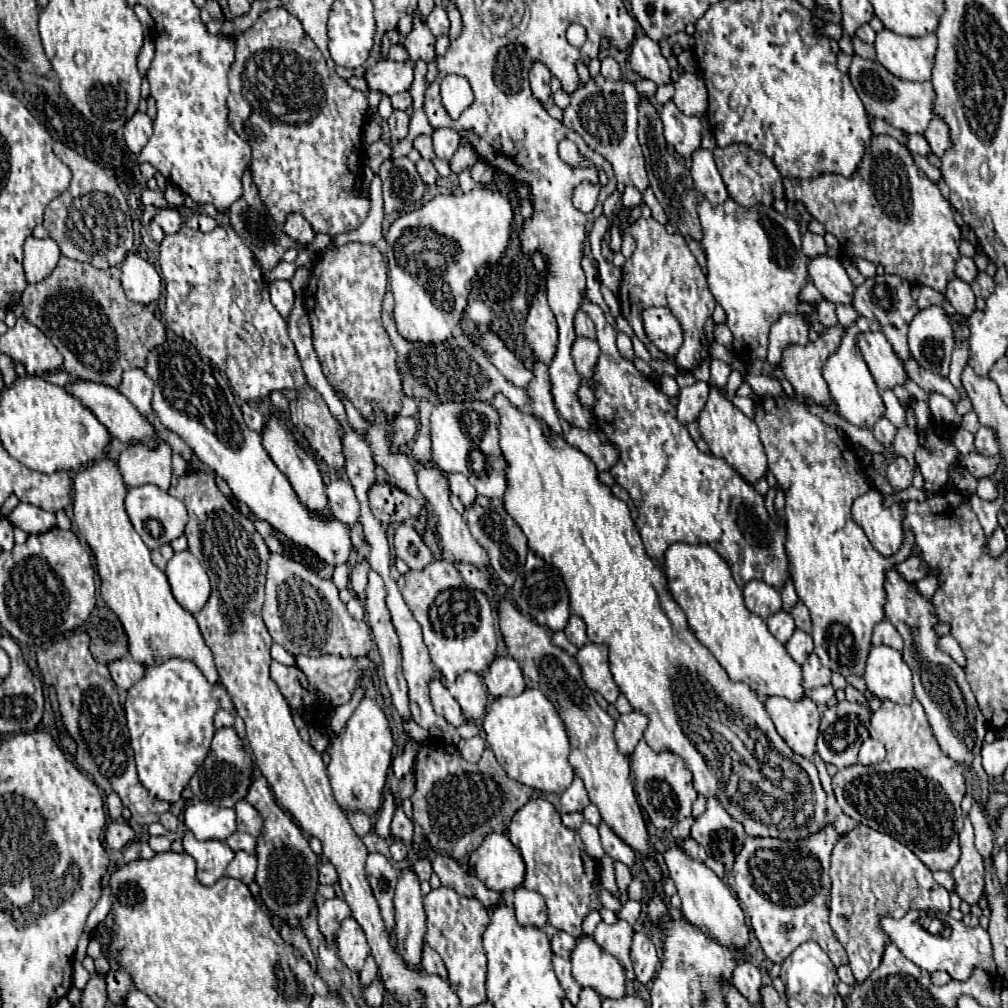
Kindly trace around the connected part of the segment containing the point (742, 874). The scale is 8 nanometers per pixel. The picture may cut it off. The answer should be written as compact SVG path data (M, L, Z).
M826 825L818 833L802 841L780 839L756 839L748 837L742 851L736 857L732 871L728 873L728 885L738 893L744 911L750 915L752 929L772 963L782 963L798 945L806 941L818 943L826 949L836 967L848 963L846 951L834 937L828 923L830 903L830 853L838 841L838 833L832 825Z

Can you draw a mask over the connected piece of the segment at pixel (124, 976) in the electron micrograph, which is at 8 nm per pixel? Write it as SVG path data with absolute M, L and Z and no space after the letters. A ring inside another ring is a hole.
M109 971L106 976L106 986L108 998L111 1002L119 1006L125 1005L125 997L129 992L132 980L125 971Z

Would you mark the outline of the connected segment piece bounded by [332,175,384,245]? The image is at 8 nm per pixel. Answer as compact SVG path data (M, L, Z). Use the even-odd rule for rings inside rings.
M376 175L372 185L370 185L370 213L368 221L364 221L358 229L348 231L344 235L336 235L332 239L334 245L342 245L346 241L358 241L358 243L376 243L382 239L382 219L384 219L384 209L382 209L382 183L380 177Z

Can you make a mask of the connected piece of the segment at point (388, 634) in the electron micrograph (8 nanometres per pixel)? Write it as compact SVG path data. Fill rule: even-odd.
M370 569L368 571L368 585L366 585L366 599L364 599L364 609L366 609L366 615L368 615L368 625L374 633L374 641L378 645L378 651L380 651L380 657L382 657L382 667L384 667L384 677L386 677L386 685L392 693L392 699L394 699L394 705L400 713L400 717L410 717L410 709L408 709L408 687L406 687L406 681L404 681L404 675L402 675L402 655L400 655L400 643L398 643L398 635L394 631L394 625L390 621L390 613L388 613L388 607L386 607L386 589L384 589L384 581L382 577Z

